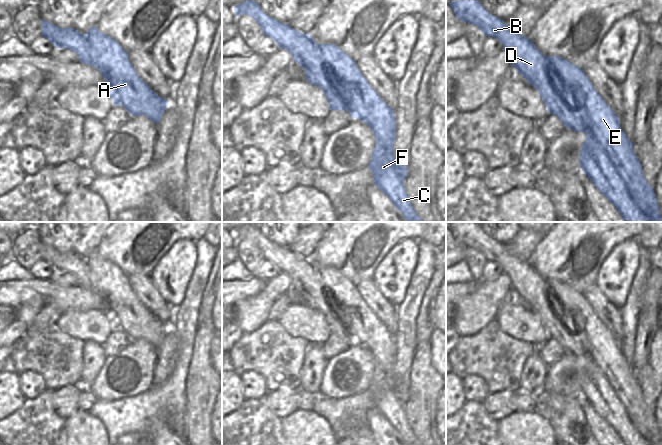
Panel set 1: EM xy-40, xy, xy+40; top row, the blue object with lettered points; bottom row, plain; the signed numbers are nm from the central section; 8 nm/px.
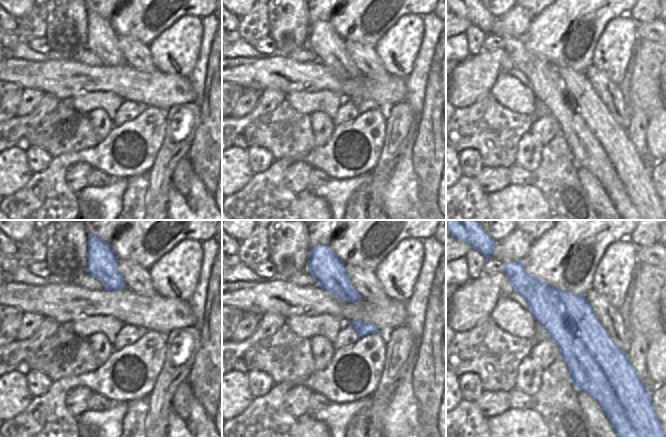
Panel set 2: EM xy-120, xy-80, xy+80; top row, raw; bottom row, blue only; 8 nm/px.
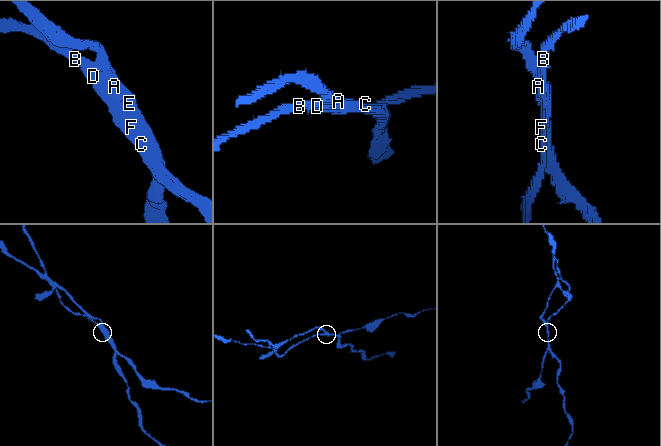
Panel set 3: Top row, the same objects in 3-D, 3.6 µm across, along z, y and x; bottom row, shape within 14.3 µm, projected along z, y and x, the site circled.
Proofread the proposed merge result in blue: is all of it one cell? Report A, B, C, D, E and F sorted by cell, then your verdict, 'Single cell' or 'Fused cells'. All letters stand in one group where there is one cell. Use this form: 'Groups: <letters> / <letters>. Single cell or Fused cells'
Groups: A E / B C D F. Fused cells.

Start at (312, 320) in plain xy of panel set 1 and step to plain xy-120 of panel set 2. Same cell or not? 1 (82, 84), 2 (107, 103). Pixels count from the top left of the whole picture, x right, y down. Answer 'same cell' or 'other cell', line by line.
1: other cell
2: same cell

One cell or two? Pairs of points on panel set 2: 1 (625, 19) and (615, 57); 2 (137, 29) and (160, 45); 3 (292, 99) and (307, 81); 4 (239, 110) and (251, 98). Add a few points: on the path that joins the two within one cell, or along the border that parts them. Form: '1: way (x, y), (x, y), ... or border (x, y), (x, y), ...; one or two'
1: way (623, 28), (615, 48); one
2: border (171, 25), (159, 33), (147, 45); two
3: border (322, 89), (316, 91), (291, 91), (286, 94); two
4: way (242, 107), (248, 100); one

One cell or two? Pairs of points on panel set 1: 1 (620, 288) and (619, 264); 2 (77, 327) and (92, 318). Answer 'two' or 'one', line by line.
1: one
2: one

